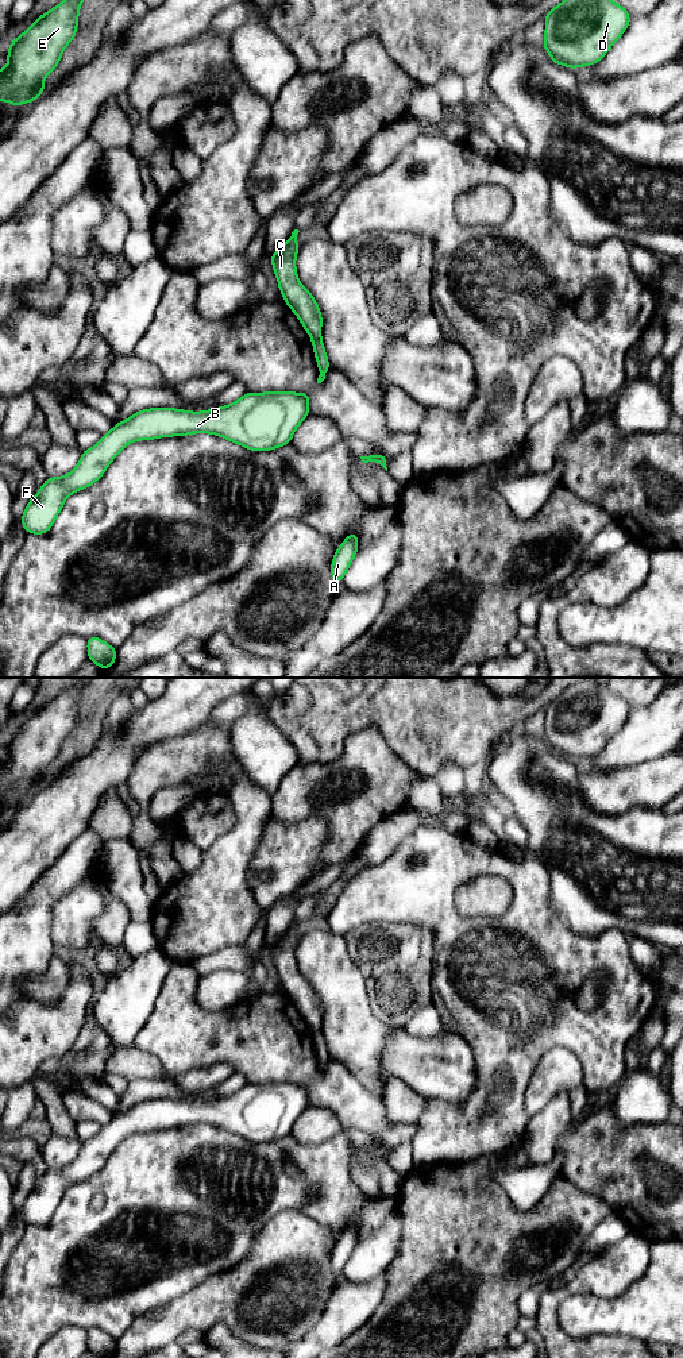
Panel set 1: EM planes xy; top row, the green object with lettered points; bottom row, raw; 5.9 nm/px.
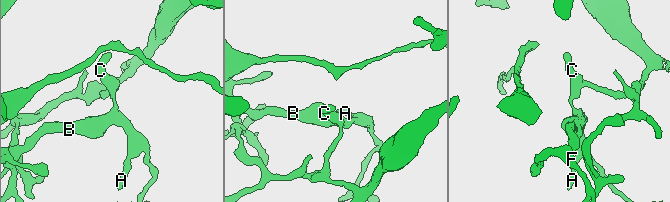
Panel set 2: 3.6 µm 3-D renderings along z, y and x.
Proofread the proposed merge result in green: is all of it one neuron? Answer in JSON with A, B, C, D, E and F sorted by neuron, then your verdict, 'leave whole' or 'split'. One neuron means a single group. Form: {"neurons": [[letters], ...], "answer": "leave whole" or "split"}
{"neurons": [["A", "B", "E", "F"], ["C", "D"]], "answer": "split"}

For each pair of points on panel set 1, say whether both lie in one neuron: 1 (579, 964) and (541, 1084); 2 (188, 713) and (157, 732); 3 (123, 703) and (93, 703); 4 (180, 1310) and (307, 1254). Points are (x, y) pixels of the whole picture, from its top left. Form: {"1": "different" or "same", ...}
{"1": "different", "2": "same", "3": "different", "4": "same"}

